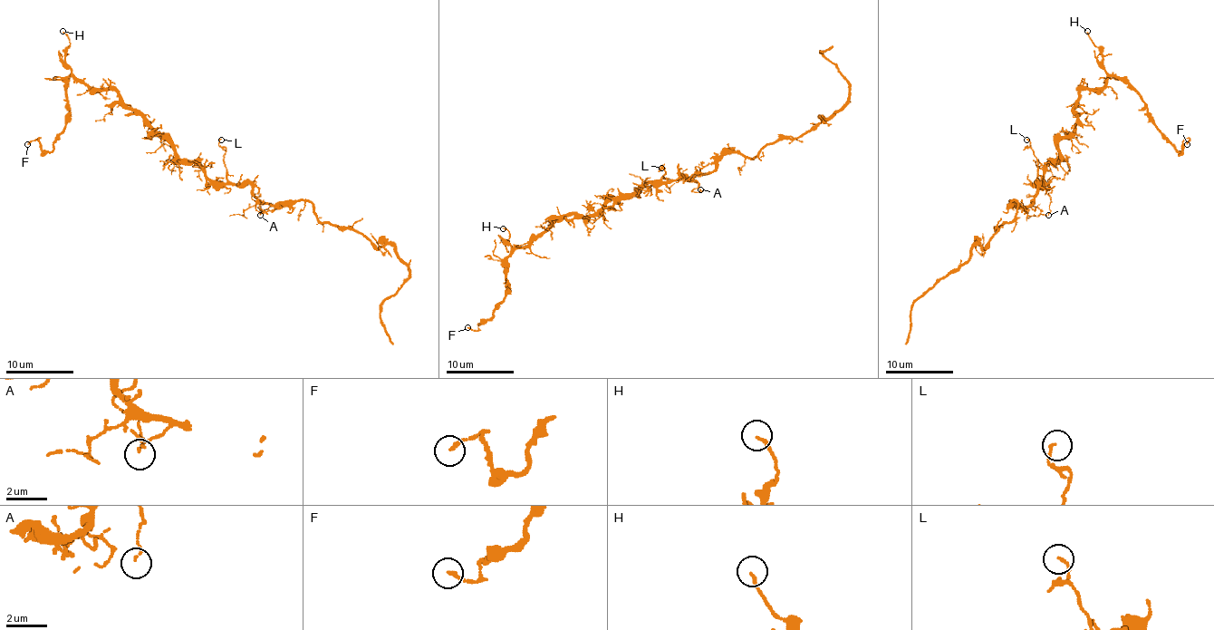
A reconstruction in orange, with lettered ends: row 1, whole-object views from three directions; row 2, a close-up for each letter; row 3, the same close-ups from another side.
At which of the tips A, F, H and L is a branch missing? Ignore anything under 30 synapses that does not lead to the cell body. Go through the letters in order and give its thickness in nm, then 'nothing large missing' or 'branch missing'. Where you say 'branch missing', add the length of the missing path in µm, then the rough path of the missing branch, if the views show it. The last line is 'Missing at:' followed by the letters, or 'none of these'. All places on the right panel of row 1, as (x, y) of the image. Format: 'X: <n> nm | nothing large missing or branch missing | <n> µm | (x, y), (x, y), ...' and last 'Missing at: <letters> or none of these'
A: 100 nm | nothing large missing
F: 170 nm | nothing large missing
H: 150 nm | nothing large missing
L: 110 nm | nothing large missing
Missing at: none of these

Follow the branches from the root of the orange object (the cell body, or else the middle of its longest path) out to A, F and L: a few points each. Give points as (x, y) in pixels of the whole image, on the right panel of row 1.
A: (1040, 183), (1036, 183), (1050, 197), (1048, 215)
F: (1040, 183), (1074, 129), (1079, 92), (1109, 77), (1140, 97), (1177, 151), (1187, 144)
L: (1040, 183), (1036, 178), (1036, 158), (1026, 140)

